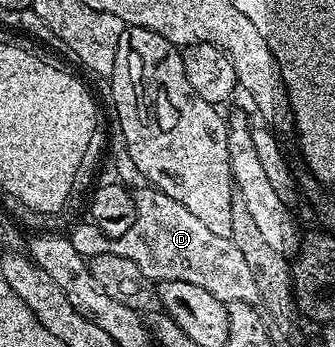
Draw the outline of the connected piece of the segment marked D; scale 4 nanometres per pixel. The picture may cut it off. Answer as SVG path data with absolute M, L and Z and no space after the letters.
M154 187L135 189L135 218L125 235L114 238L113 251L125 259L133 259L148 282L184 281L205 287L209 295L217 295L224 303L236 301L255 305L259 301L257 282L245 264L245 255L237 251L230 237L213 235L193 211L181 207L169 195Z

